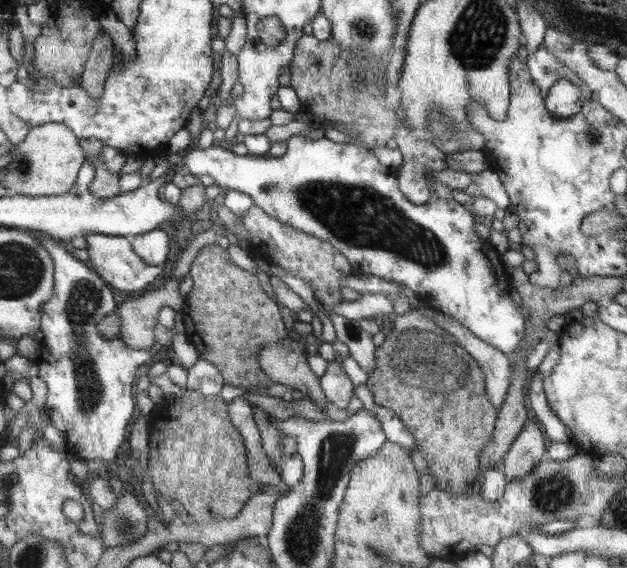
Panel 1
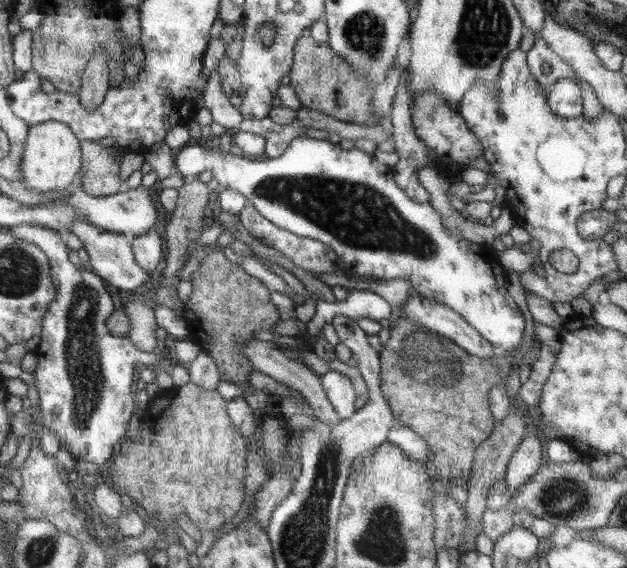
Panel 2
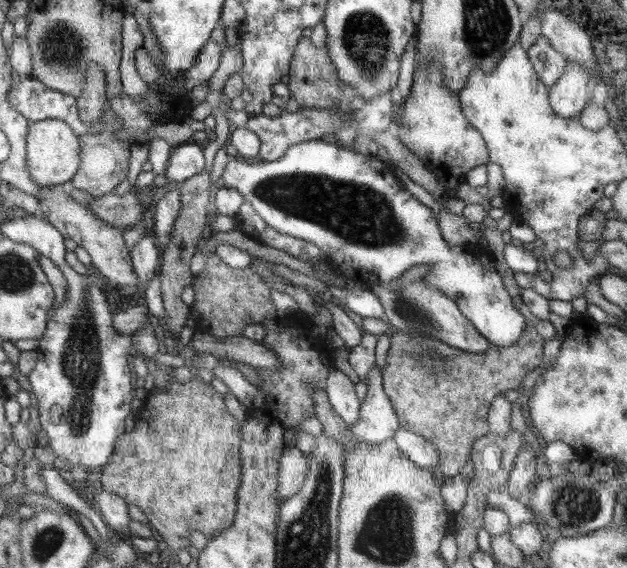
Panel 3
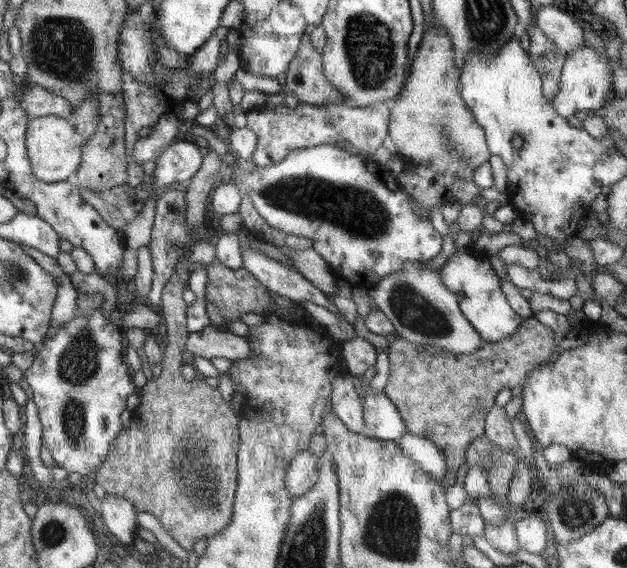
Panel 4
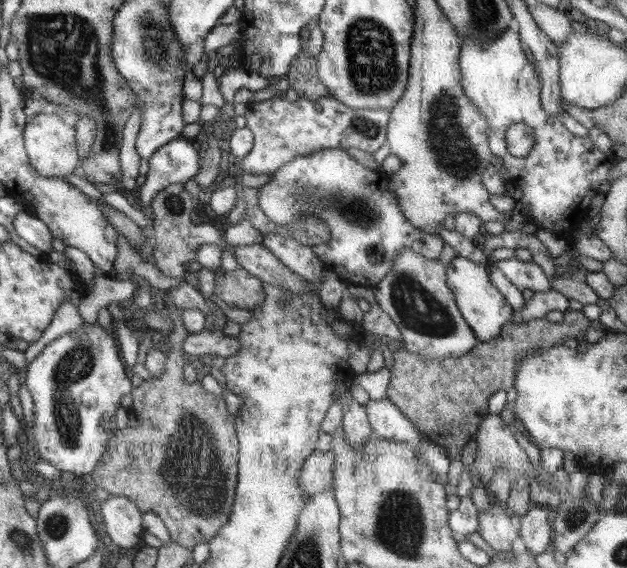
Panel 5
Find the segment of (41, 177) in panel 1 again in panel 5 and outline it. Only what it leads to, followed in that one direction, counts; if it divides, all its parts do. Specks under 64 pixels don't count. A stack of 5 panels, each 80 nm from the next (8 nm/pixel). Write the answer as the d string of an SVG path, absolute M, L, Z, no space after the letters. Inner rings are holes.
M43 111L35 115L32 122L23 133L24 143L31 159L31 166L41 175L54 178L68 177L72 172L78 172L80 166L79 147L74 140L72 124L66 124L58 111Z

